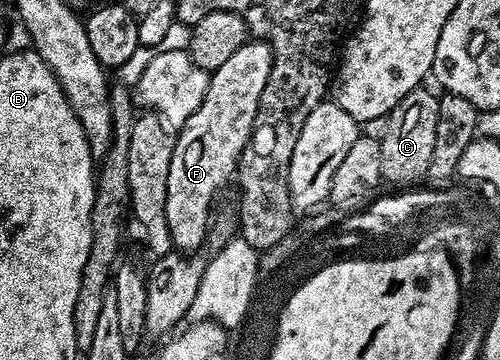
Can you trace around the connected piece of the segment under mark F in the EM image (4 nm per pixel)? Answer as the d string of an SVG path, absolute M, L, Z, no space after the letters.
M247 41L240 49L236 49L236 53L232 53L232 57L228 57L228 61L224 61L224 65L220 65L215 69L215 71L211 74L210 77L210 84L208 85L208 93L204 93L204 101L200 101L200 109L196 109L196 113L192 113L192 117L188 117L188 121L182 126L181 131L177 132L175 141L174 141L174 152L172 153L172 165L168 169L168 205L166 206L166 212L168 213L168 229L172 233L172 241L174 242L175 248L179 252L182 253L194 253L198 246L201 245L202 242L205 241L206 235L208 239L208 232L211 230L212 227L212 214L210 215L210 206L214 203L214 198L218 195L218 190L221 189L222 186L225 185L226 182L231 182L232 176L235 174L238 161L242 157L242 150L246 148L246 142L249 141L251 133L254 131L254 122L256 121L256 113L258 112L258 106L260 105L260 97L264 93L264 85L268 85L268 73L272 73L272 61L274 60L274 55L270 51L270 47L268 44L261 42L261 41Z

